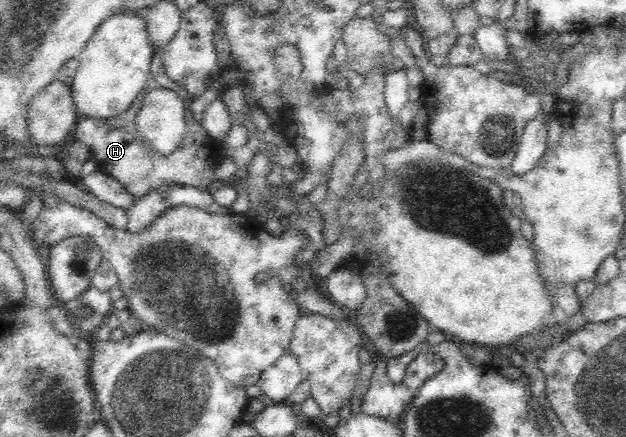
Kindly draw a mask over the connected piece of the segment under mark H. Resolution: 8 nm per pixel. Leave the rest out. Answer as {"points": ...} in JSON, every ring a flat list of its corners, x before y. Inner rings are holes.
{"points":[[160,50,156,51,151,59,148,81,138,97,131,103,130,109,126,109,122,115,104,121,79,116,73,129,75,140,90,148,90,154,97,164,98,170,114,177,131,195,138,199,145,197,152,191,163,188,166,190,173,186,194,187,201,191,207,190,207,187,211,185,210,179,214,175,215,169,222,163,222,154,225,153,224,143,212,139,201,124,192,117,190,109,192,97,182,87,178,87,174,81,170,81,164,75,162,60],[158,87,175,91,184,100,186,106,185,134,182,136,182,143,170,155,161,155,155,151,148,144,148,141,140,136,140,132,136,128,136,115,142,107,144,97,152,89,158,89]]}

